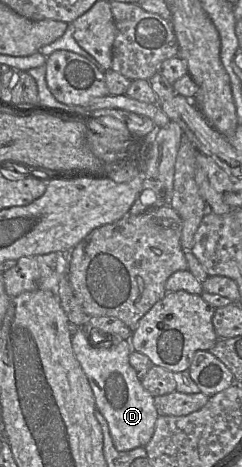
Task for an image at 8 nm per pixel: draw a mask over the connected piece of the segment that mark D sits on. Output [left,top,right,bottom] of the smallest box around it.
[71,328,159,451]

